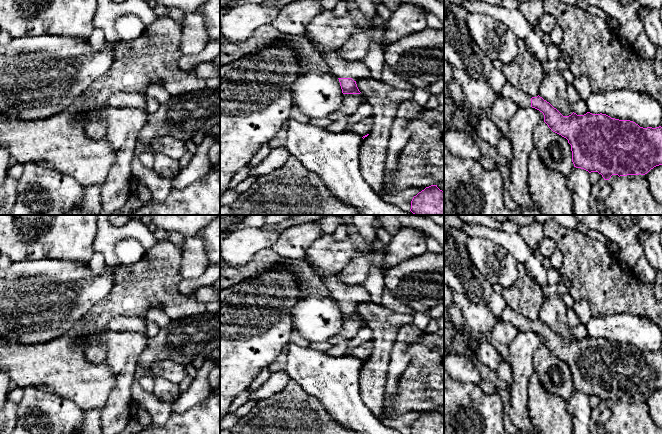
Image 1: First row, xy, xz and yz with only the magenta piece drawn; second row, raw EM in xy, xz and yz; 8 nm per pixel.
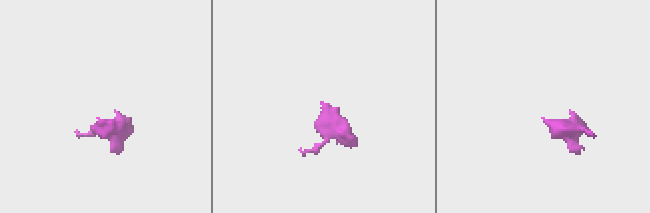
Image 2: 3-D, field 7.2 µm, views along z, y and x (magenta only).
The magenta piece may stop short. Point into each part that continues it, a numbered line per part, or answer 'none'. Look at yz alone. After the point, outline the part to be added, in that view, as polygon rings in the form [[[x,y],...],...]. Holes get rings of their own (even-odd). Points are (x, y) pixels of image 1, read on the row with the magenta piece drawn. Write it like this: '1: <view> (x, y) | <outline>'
1: yz (521, 99) | [[[507,82],[500,93],[506,99],[511,99],[518,107],[528,108],[531,107],[531,96],[523,91],[518,90],[516,87]]]

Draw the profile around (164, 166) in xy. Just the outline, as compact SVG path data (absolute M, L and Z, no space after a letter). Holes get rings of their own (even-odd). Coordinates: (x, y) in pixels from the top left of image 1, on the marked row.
M156 153L153 170L159 176L175 178L180 171L179 162L164 154Z

